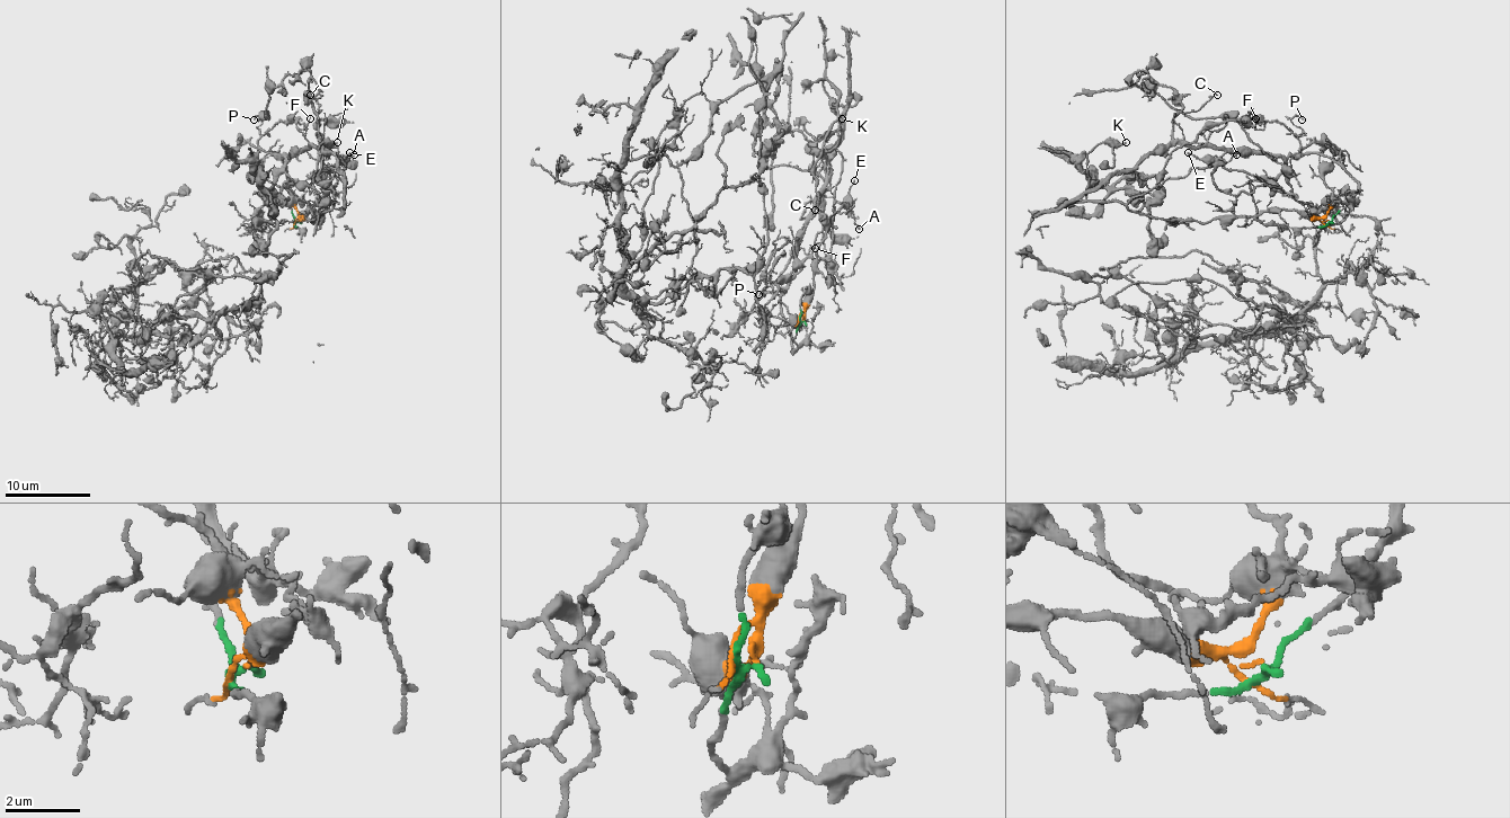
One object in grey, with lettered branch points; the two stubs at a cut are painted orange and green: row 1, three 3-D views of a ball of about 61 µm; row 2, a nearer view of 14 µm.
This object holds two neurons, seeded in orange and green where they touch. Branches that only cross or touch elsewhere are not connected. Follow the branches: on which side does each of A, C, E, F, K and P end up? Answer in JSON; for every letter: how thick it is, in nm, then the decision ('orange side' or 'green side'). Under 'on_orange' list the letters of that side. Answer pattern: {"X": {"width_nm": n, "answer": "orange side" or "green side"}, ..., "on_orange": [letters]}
{"A": {"width_nm": 120, "answer": "orange side"}, "C": {"width_nm": 90, "answer": "green side"}, "E": {"width_nm": 100, "answer": "orange side"}, "F": {"width_nm": 100, "answer": "green side"}, "K": {"width_nm": 160, "answer": "orange side"}, "P": {"width_nm": 110, "answer": "green side"}, "on_orange": ["A", "E", "K"]}

